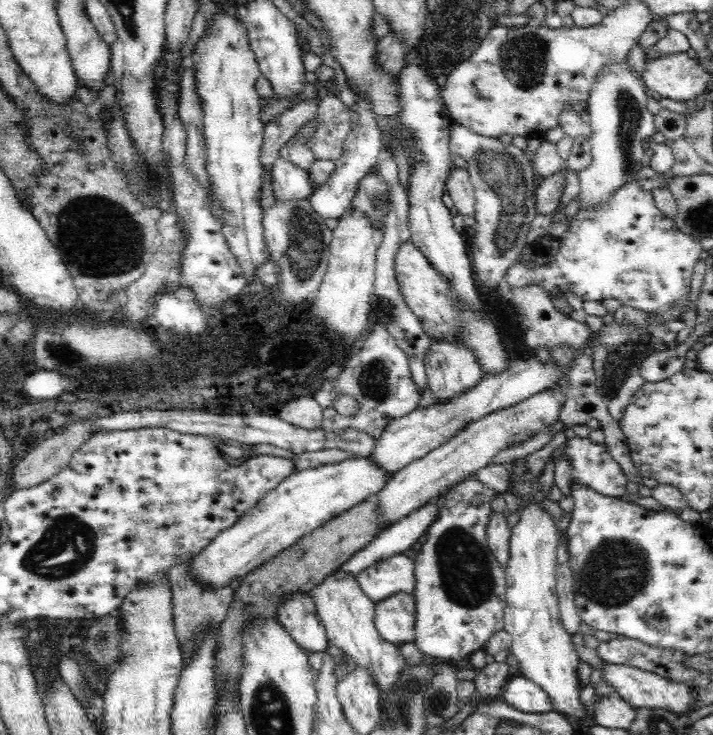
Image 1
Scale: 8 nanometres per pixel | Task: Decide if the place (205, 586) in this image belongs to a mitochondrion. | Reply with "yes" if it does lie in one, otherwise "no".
no

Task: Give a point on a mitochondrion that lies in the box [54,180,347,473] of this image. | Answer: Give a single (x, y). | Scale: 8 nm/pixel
(125, 254)

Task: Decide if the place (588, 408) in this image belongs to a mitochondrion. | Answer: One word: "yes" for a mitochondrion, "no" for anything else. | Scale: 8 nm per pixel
no

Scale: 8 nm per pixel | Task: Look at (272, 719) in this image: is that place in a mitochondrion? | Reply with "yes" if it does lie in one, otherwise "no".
yes

